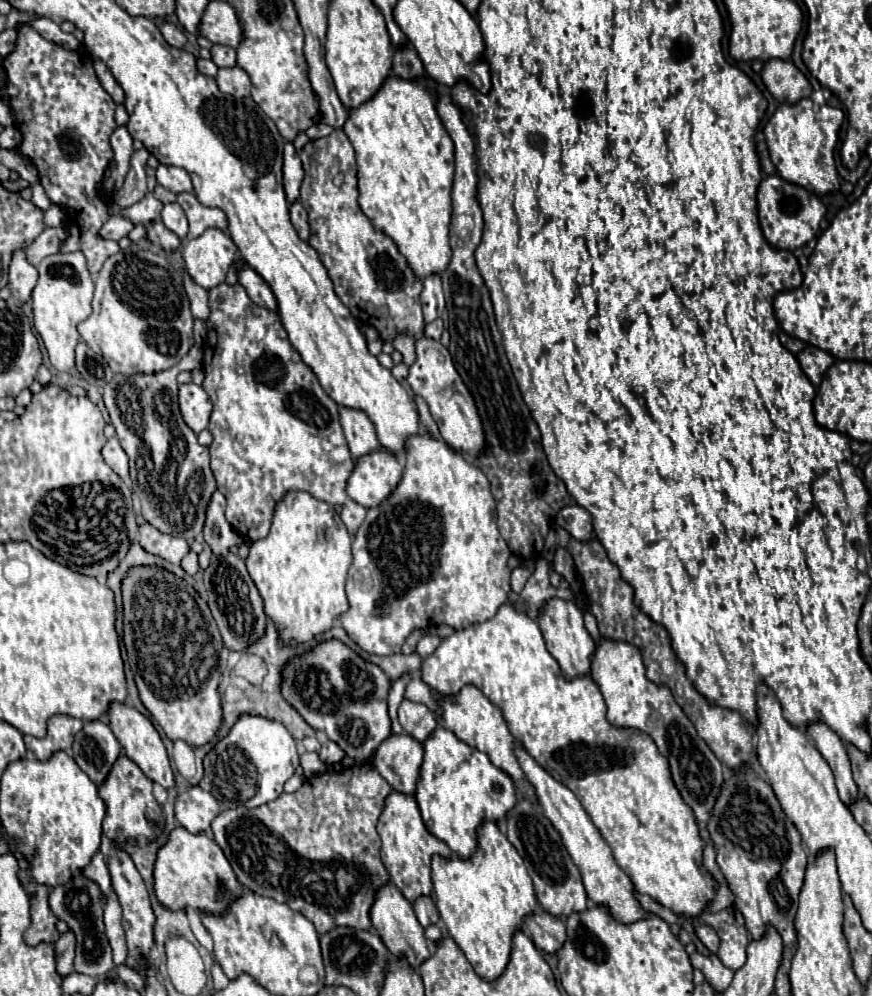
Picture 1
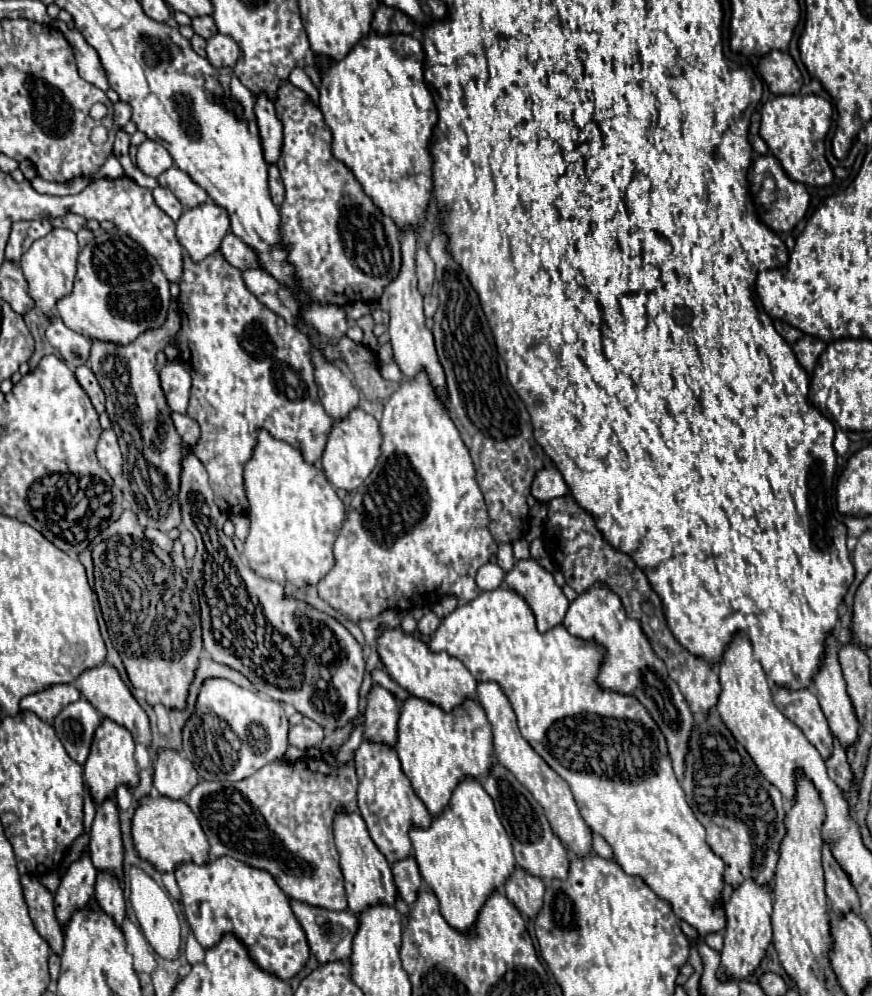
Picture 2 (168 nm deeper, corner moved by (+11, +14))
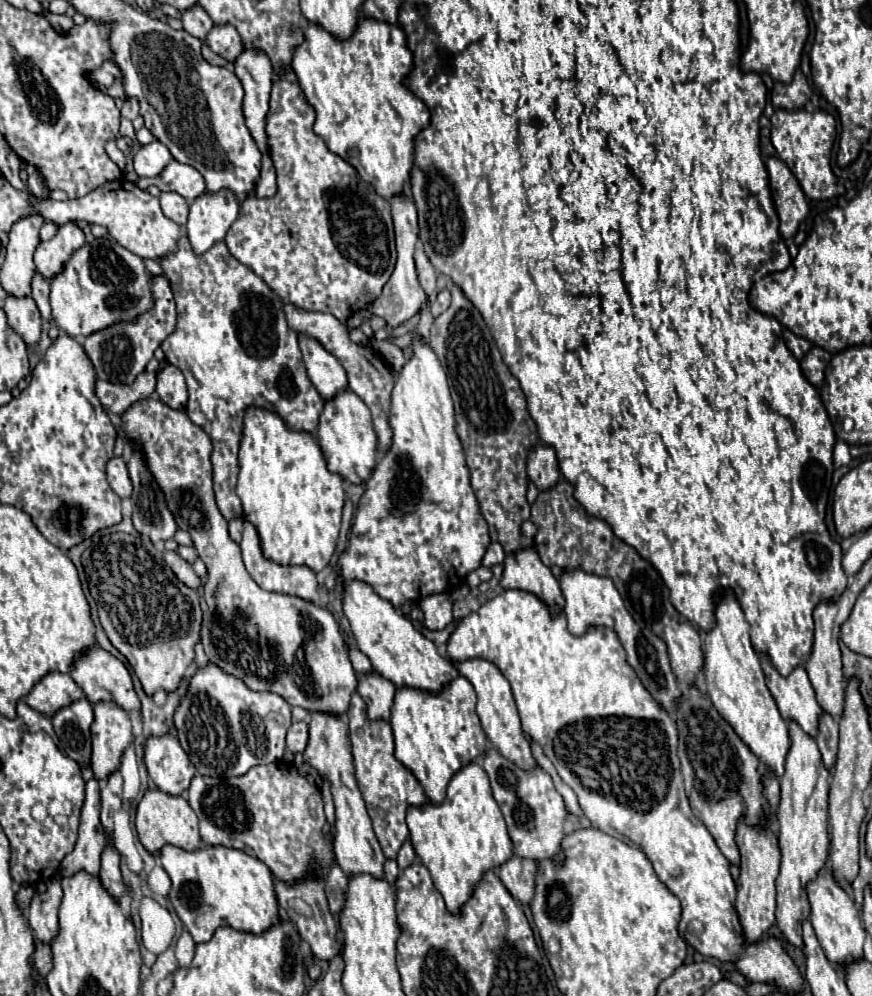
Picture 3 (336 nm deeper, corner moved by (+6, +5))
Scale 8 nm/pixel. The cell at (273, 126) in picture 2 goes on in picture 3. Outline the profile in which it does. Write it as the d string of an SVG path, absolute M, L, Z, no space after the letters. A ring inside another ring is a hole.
M243 48L243 52L233 62L235 76L241 80L245 98L243 98L243 116L245 126L249 128L257 148L267 152L267 134L265 134L265 116L267 102L273 84L273 66L263 50Z

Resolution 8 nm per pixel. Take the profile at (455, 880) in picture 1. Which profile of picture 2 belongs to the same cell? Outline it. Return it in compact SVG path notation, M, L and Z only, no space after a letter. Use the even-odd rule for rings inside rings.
M462 781L454 789L450 805L432 821L430 829L412 829L410 839L420 875L438 897L442 917L452 929L470 933L488 897L498 891L516 869L512 843L500 823L492 797L480 781Z

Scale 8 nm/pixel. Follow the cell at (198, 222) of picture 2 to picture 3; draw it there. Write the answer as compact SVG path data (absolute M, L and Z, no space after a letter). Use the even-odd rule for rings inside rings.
M219 190L219 192L205 192L201 194L199 198L195 198L189 206L189 220L185 224L187 228L187 236L189 236L189 242L193 246L193 250L197 254L203 254L205 250L209 250L215 242L223 240L227 230L231 228L231 224L235 222L239 214L239 200L237 196L231 192L231 190Z

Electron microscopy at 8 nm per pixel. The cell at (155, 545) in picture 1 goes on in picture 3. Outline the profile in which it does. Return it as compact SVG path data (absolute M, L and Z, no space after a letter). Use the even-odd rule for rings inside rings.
M165 552L165 562L175 572L175 576L179 578L179 582L183 582L185 586L189 586L193 590L199 590L201 588L199 576L193 572L191 564L185 562L177 552Z

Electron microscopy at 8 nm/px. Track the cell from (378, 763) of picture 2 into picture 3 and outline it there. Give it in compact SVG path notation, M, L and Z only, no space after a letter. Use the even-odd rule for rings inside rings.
M355 692L351 696L351 704L347 710L349 718L349 740L353 746L355 760L355 776L359 790L365 798L367 812L373 820L373 830L387 858L395 858L401 844L409 836L409 828L405 824L405 812L409 806L421 806L427 802L421 782L413 776L409 768L405 768L393 754L393 730L387 720L369 720L367 706L363 698Z

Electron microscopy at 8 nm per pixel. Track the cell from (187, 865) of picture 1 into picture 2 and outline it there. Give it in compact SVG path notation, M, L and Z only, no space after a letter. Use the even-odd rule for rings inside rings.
M168 797L142 799L132 819L132 837L140 859L152 863L160 873L174 873L182 863L204 865L210 861L208 839L198 817L184 801L174 801Z

